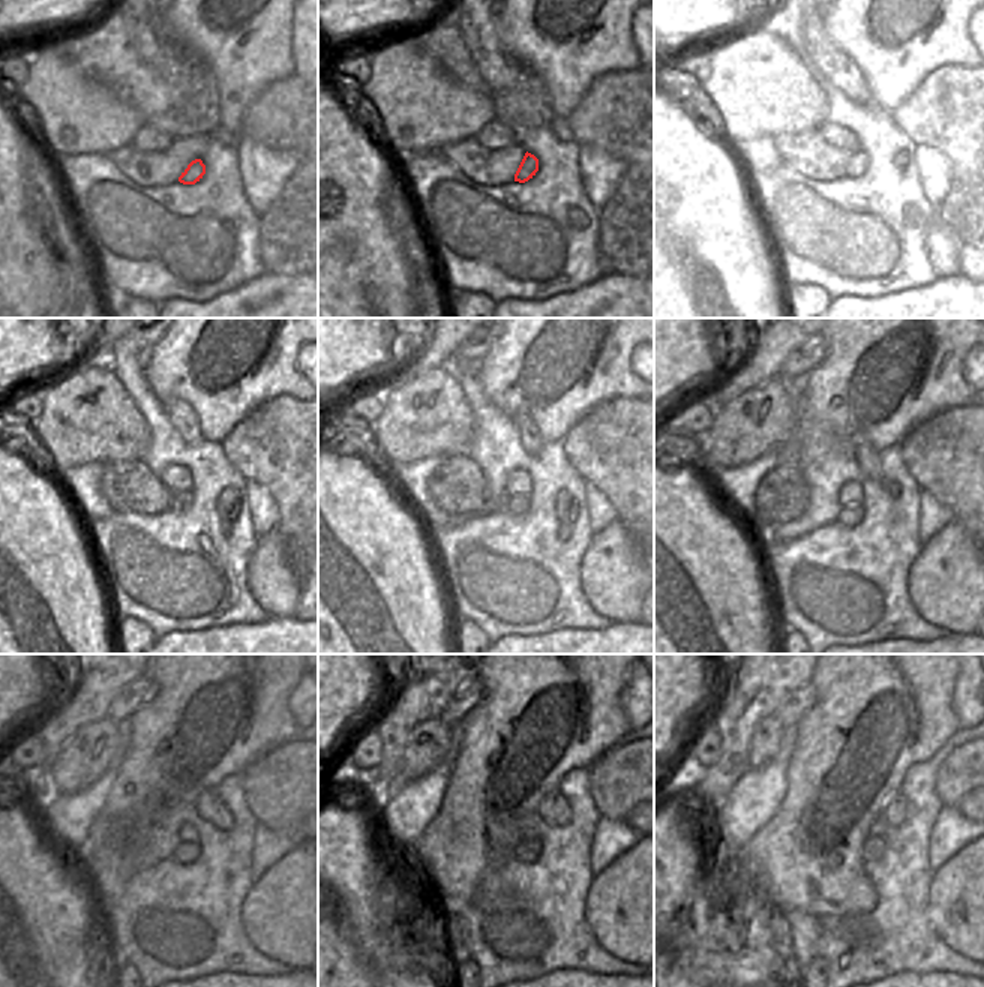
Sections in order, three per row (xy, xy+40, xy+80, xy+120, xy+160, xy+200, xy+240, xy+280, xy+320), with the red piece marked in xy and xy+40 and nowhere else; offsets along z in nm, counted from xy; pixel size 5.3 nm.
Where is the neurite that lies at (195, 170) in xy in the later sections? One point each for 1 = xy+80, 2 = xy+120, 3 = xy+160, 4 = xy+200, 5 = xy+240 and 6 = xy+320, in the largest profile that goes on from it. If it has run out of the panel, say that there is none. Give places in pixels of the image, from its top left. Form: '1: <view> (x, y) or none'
1: xy+80 (858, 162)
2: xy+120 (182, 501)
3: xy+160 (516, 504)
4: xy+200 (851, 515)
5: xy+240 (185, 852)
6: xy+320 (873, 846)

